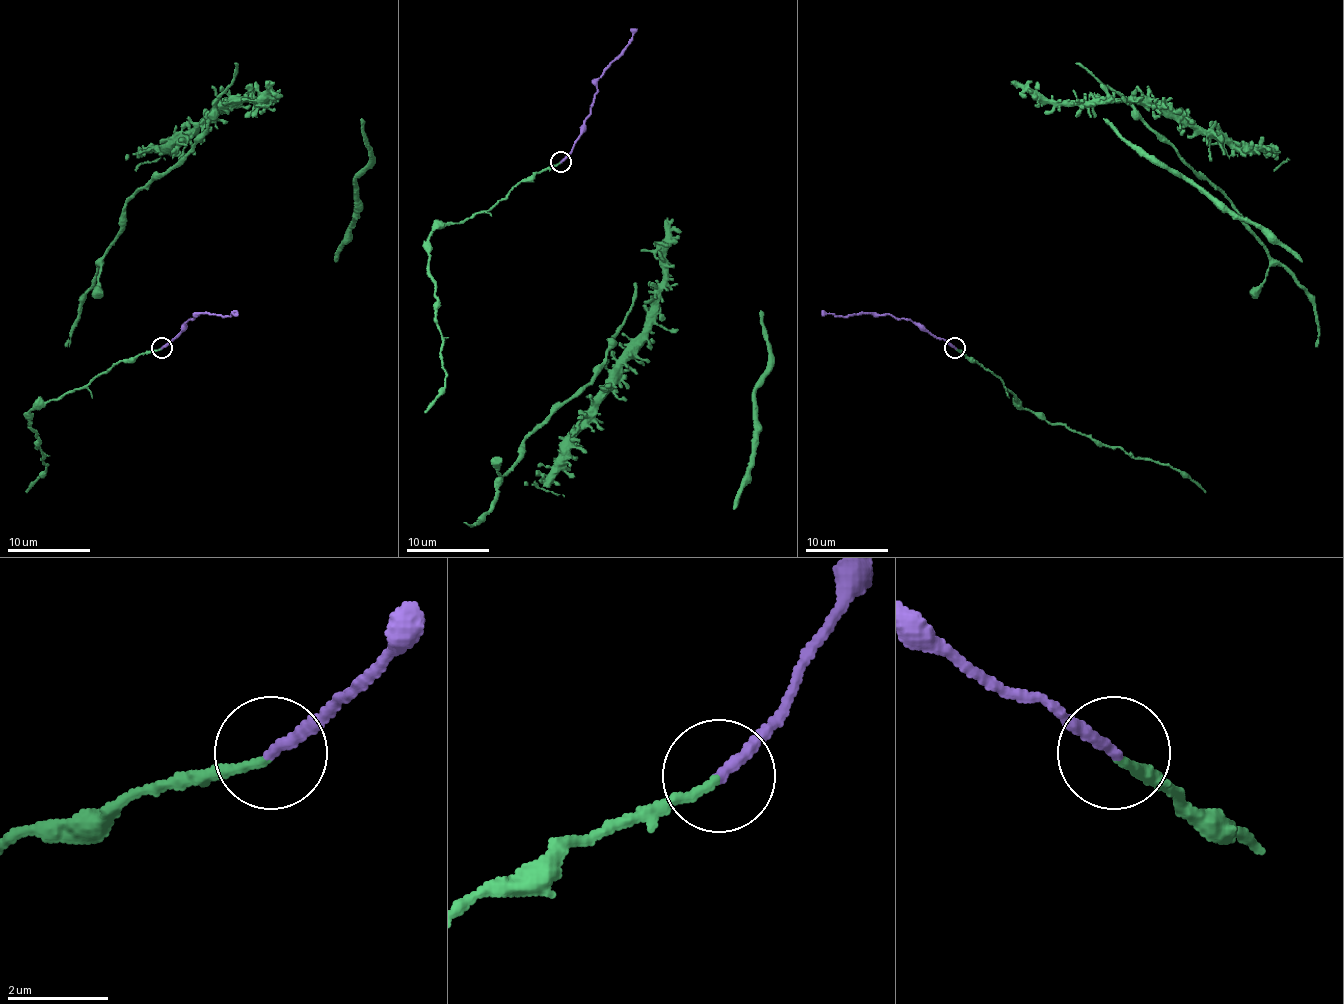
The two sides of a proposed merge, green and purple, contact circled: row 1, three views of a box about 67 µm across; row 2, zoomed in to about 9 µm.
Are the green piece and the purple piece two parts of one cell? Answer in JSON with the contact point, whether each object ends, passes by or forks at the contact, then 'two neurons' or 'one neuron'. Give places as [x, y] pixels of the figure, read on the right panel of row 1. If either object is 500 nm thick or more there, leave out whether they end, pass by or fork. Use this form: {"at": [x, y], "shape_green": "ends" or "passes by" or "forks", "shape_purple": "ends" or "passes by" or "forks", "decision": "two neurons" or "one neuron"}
{"at": [955, 348], "shape_green": "ends", "shape_purple": "ends", "decision": "one neuron"}

